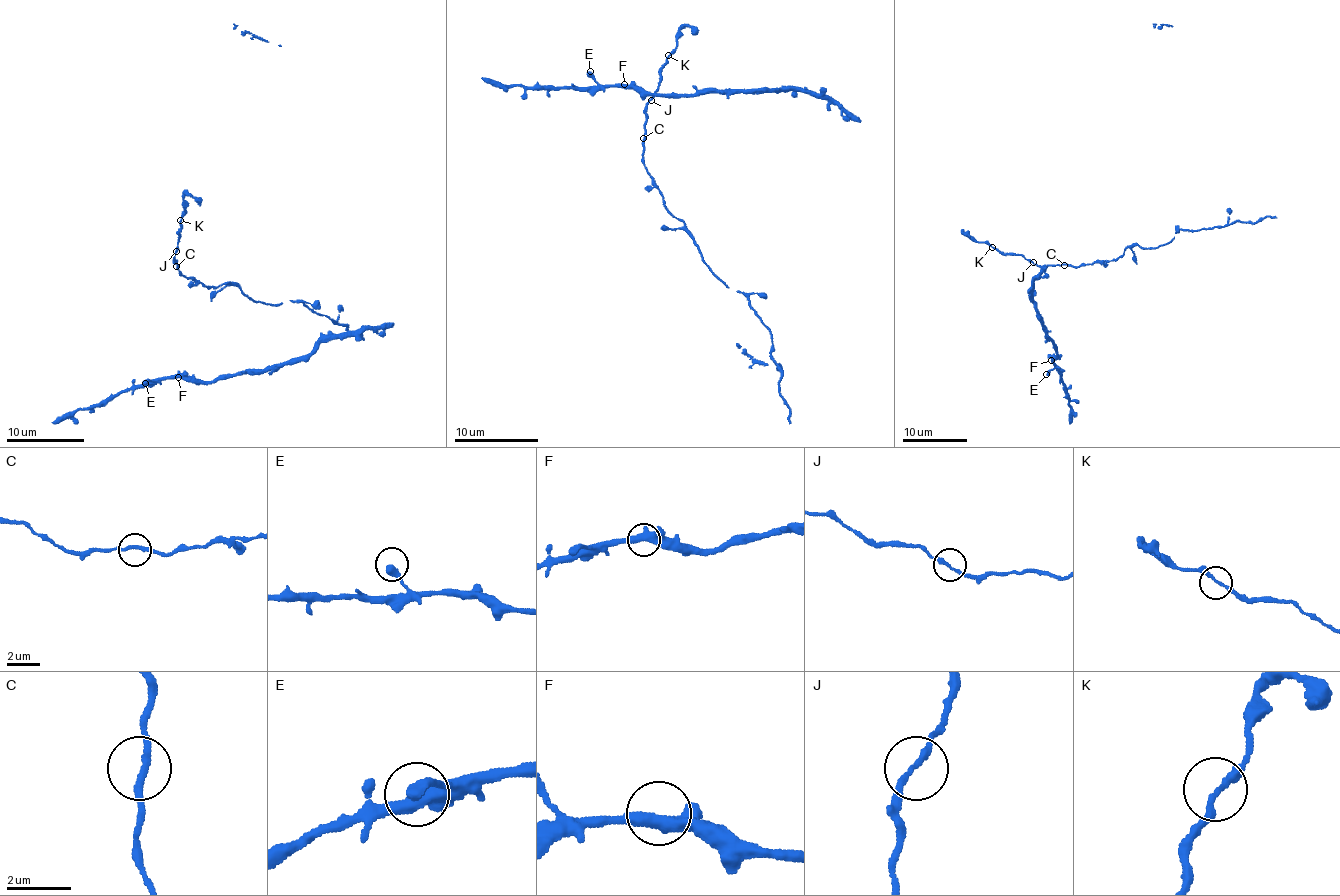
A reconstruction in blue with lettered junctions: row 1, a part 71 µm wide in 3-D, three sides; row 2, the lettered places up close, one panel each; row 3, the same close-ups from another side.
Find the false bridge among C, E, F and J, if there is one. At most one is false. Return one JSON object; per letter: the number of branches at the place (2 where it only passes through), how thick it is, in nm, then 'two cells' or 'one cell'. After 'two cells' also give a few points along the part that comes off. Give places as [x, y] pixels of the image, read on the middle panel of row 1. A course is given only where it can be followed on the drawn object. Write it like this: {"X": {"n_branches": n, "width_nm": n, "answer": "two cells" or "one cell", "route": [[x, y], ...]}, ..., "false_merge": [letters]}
{"C": {"n_branches": 2, "width_nm": 220, "answer": "one cell"}, "E": {"n_branches": 1, "width_nm": 380, "answer": "one cell"}, "F": {"n_branches": 2, "width_nm": 460, "answer": "one cell"}, "J": {"n_branches": 2, "width_nm": 190, "answer": "one cell"}, "false_merge": []}

